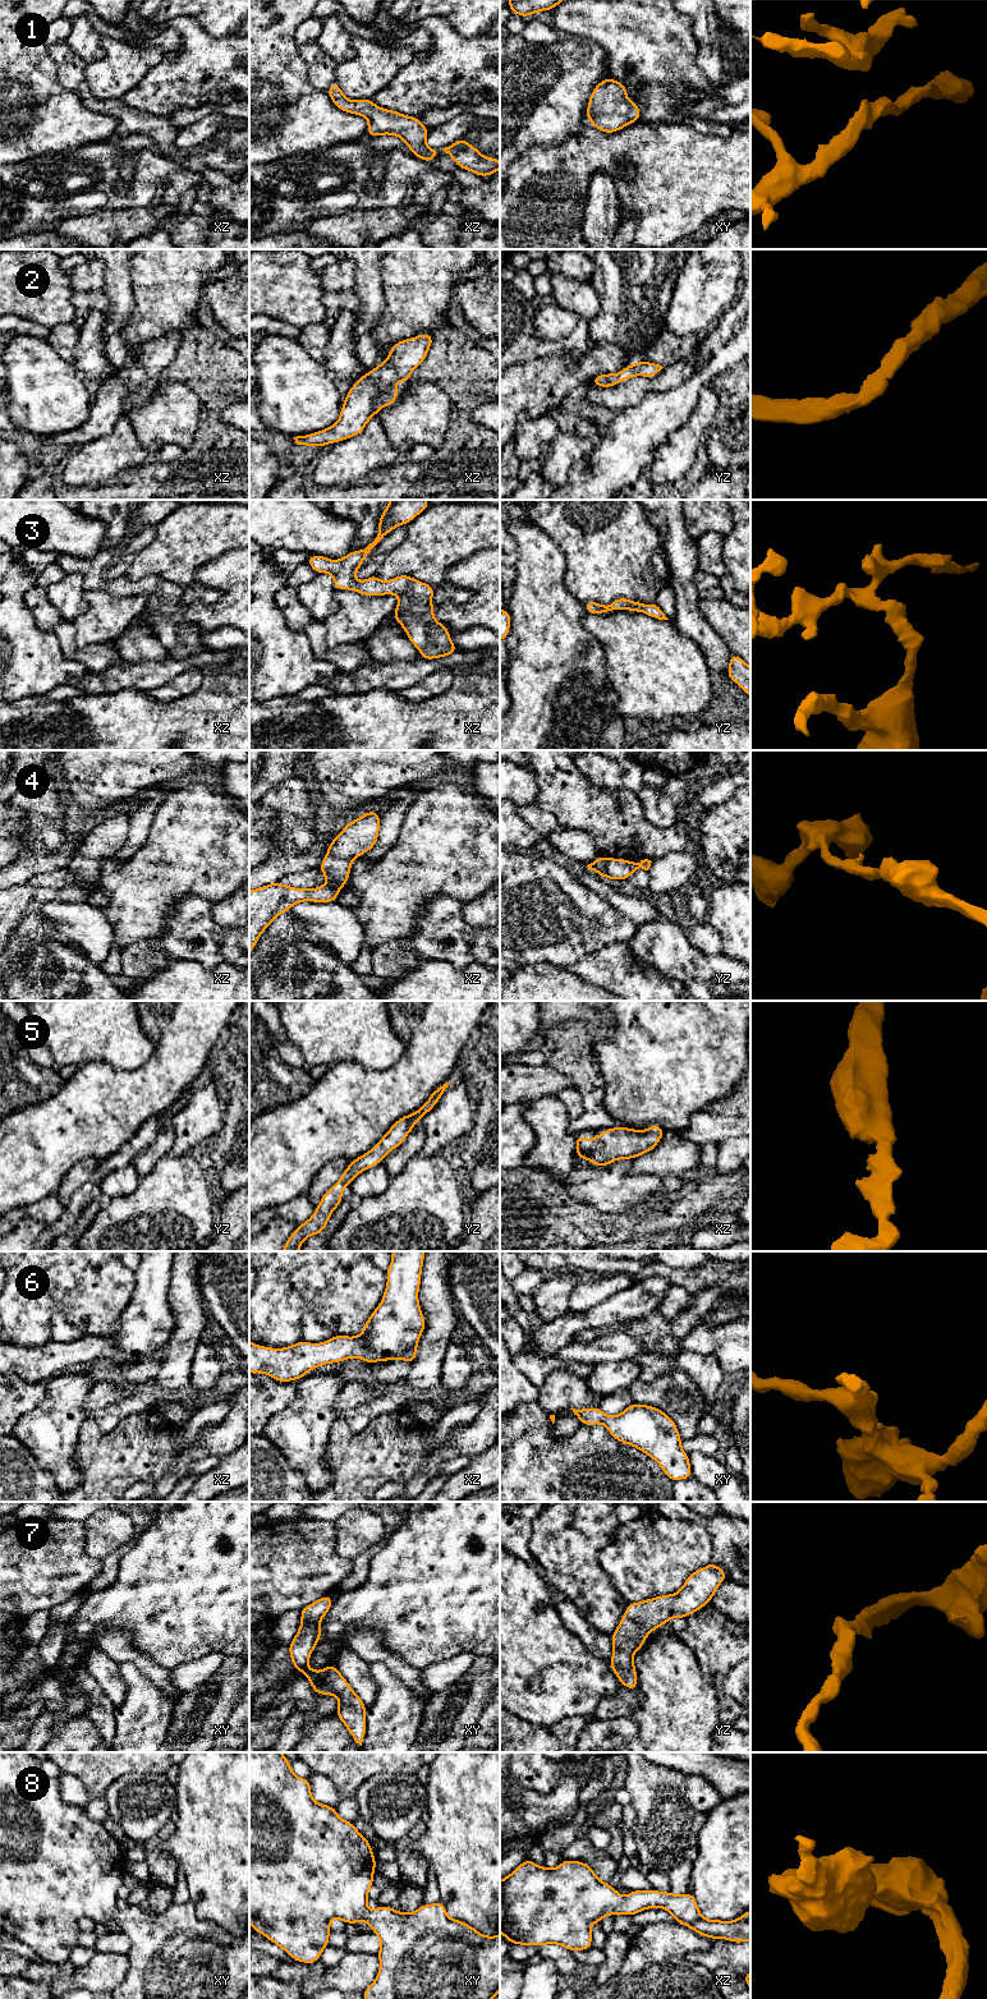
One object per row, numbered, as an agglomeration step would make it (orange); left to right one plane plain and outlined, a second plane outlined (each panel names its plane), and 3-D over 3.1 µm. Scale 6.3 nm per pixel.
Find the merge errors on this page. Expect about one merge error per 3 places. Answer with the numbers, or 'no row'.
4

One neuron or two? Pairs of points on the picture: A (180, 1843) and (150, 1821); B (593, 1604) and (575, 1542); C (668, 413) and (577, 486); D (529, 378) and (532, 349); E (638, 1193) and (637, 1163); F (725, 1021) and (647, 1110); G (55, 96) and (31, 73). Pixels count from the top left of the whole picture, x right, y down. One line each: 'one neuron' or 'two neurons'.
A: two neurons
B: one neuron
C: one neuron
D: two neurons
E: two neurons
F: one neuron
G: one neuron

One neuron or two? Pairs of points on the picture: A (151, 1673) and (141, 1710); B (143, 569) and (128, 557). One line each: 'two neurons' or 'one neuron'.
A: two neurons
B: two neurons

